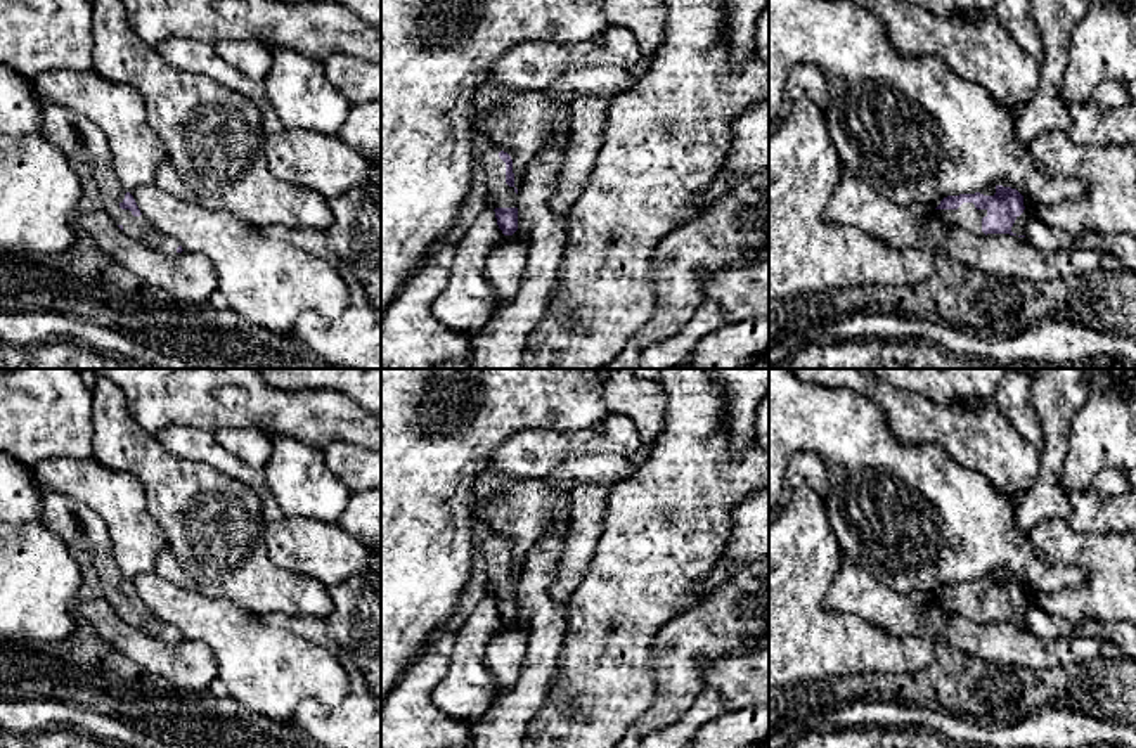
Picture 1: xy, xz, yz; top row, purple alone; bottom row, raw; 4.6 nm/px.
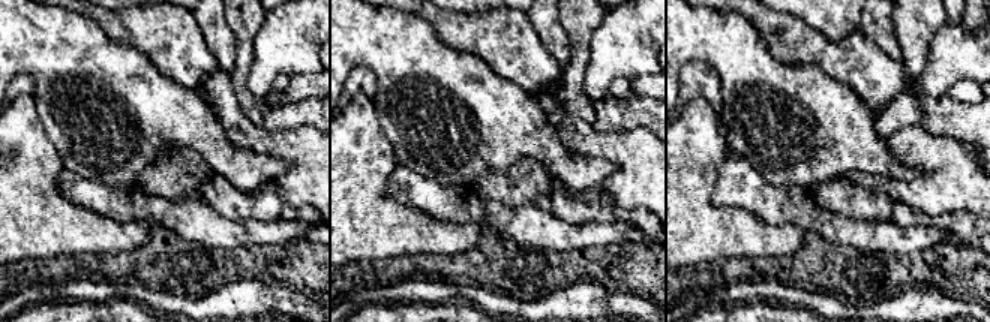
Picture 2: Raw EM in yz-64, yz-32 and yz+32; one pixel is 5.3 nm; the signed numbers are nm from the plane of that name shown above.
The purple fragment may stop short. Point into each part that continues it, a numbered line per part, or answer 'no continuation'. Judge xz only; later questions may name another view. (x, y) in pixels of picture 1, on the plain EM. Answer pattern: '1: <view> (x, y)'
1: xz (499, 580)

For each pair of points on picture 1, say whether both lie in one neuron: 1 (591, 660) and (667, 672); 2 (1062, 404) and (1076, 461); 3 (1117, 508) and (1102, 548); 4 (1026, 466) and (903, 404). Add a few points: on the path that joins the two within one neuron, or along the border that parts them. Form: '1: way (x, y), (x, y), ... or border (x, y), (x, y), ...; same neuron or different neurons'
1: border (660, 631), (651, 646), (653, 702), (645, 710); different neurons
2: border (1086, 399), (1072, 421), (1060, 477); different neurons
3: border (1069, 522), (1079, 532), (1117, 534); different neurons
4: way (994, 451), (981, 438), (934, 423); same neuron

